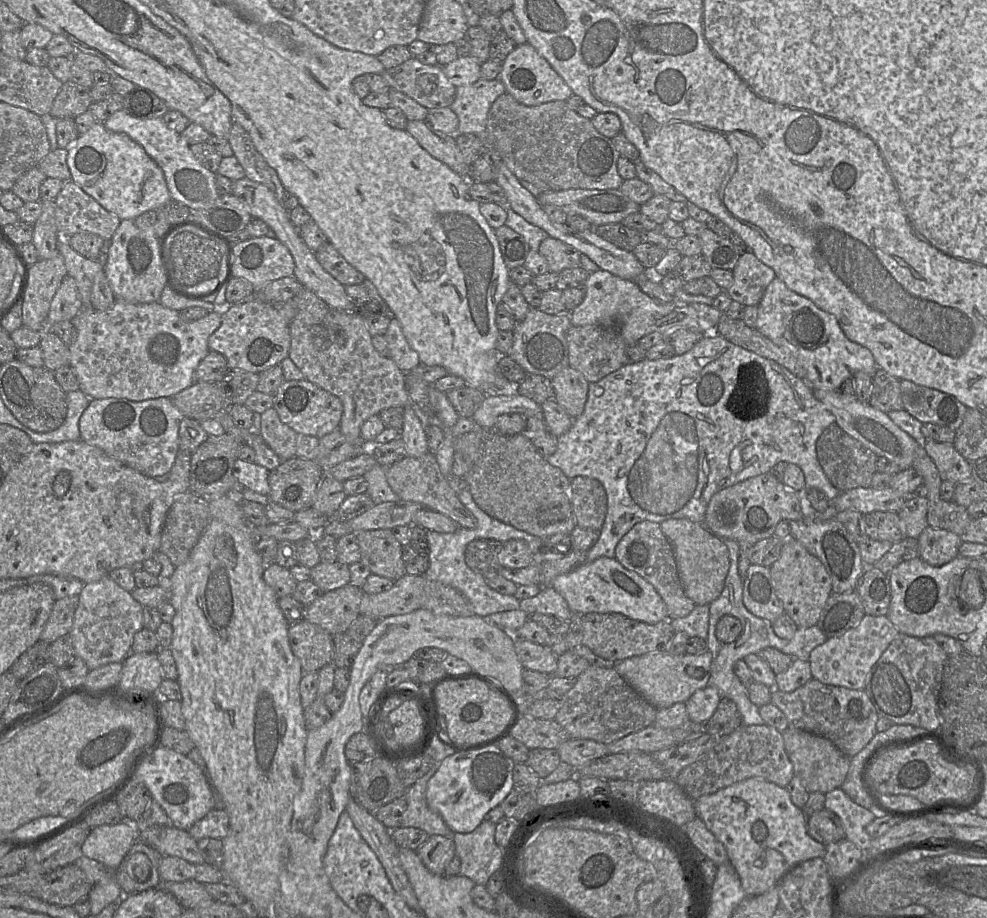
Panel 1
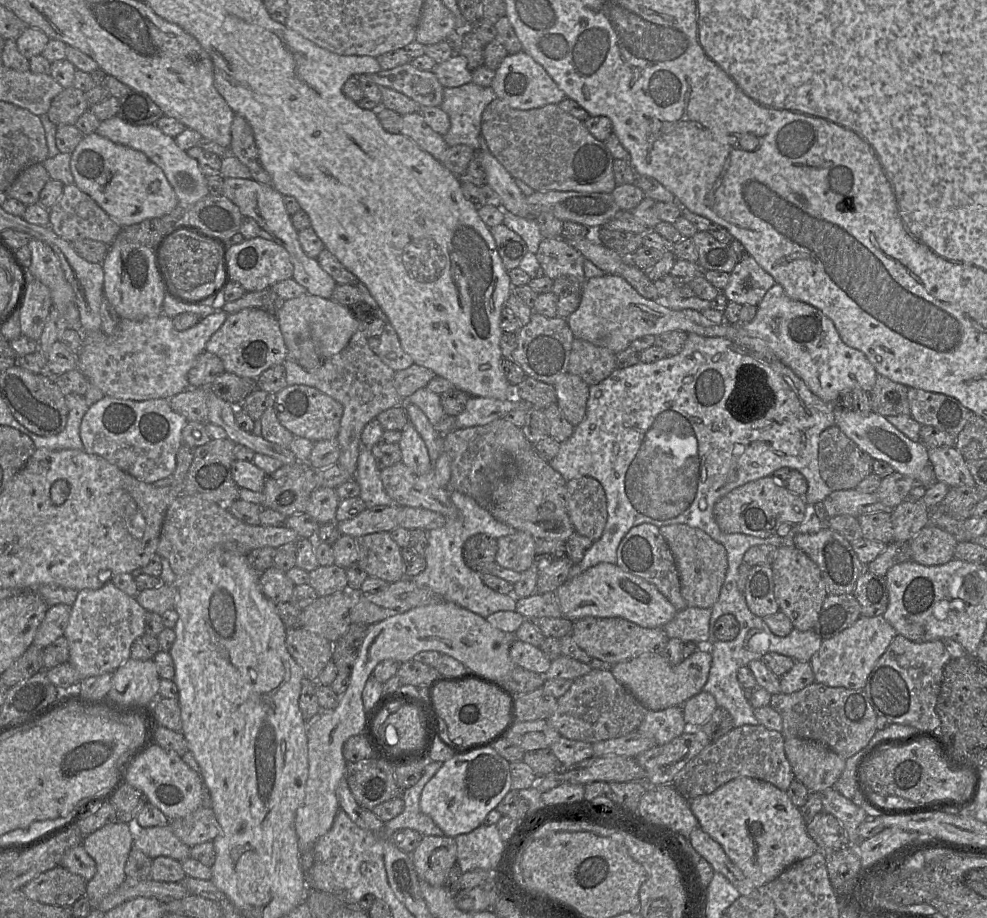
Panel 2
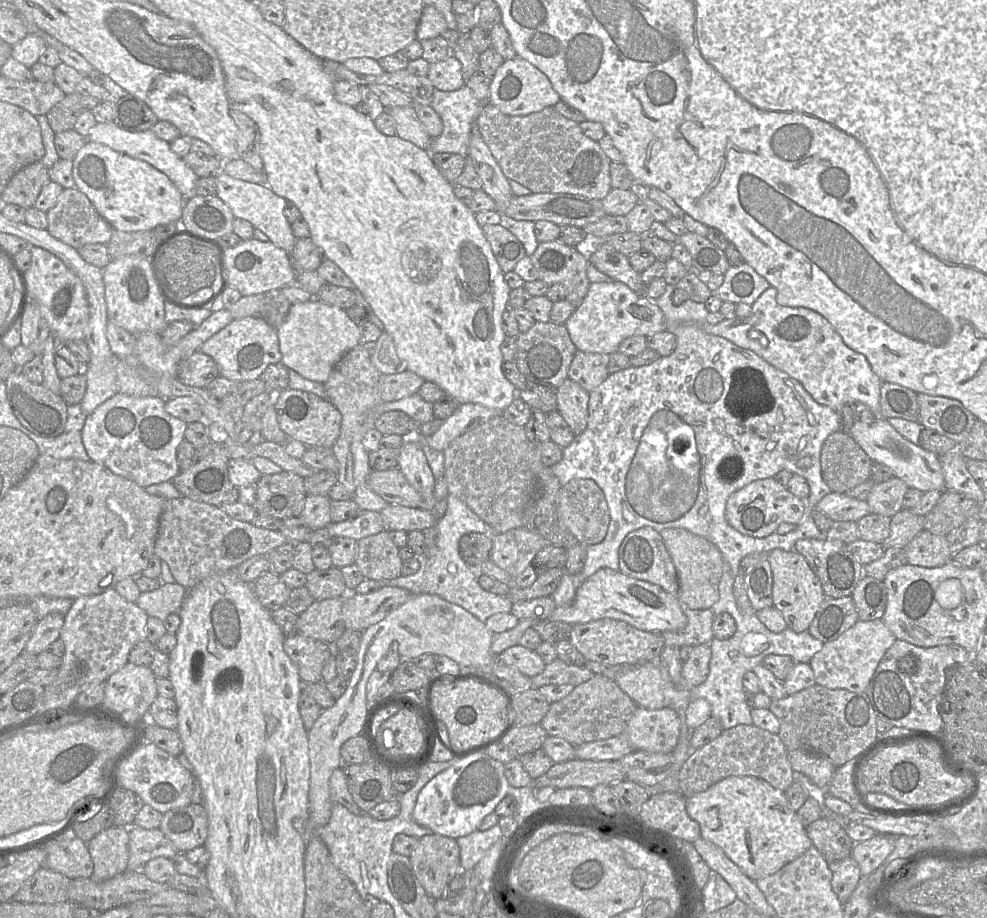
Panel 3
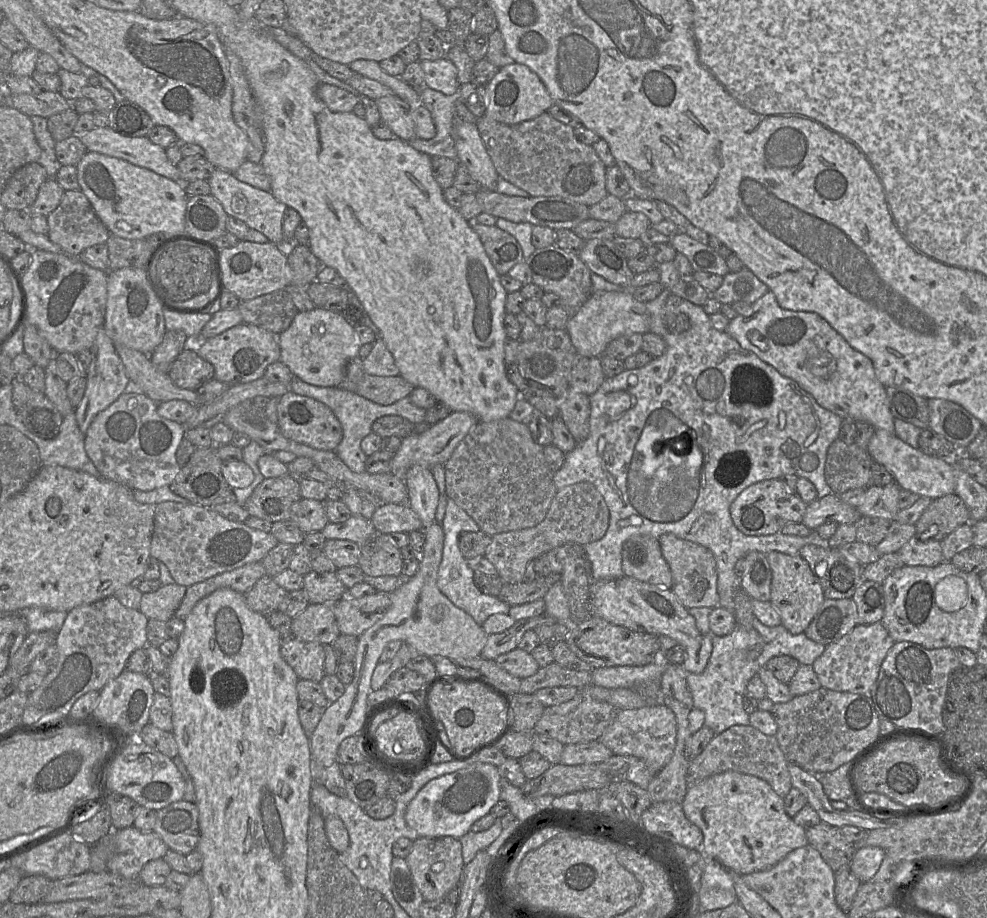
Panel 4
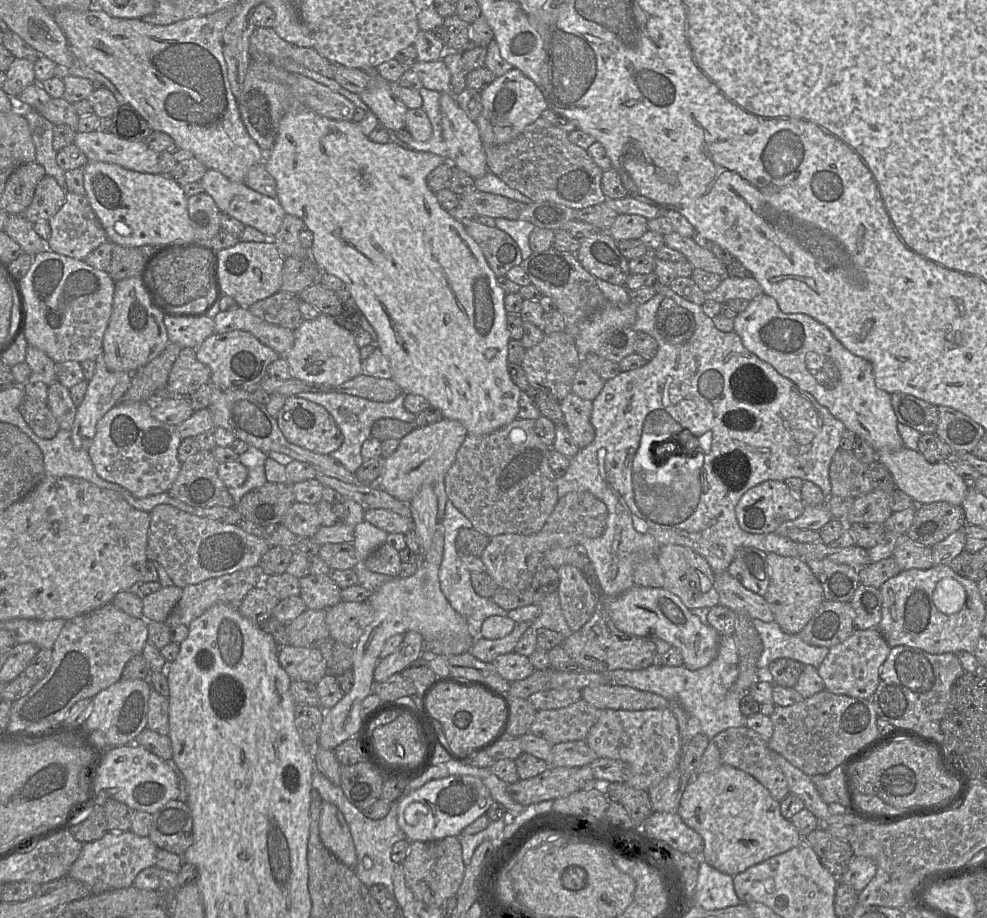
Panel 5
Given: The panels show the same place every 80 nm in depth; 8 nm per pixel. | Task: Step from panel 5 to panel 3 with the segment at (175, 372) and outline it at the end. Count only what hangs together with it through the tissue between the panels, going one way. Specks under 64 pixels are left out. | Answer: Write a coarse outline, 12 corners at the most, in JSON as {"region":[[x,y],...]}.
{"region":[[199,351],[182,360],[182,384],[206,388],[218,376],[213,358]]}

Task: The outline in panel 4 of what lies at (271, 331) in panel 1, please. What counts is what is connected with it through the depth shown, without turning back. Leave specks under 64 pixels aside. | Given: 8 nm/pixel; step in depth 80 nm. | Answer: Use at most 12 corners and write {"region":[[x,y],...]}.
{"region":[[242,323],[196,346],[214,379],[245,384],[280,361],[277,335]]}

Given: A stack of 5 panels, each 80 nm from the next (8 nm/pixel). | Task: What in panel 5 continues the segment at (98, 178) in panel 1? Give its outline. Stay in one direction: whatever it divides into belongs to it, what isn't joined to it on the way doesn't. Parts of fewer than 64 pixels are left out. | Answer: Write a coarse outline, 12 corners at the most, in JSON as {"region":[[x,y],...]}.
{"region":[[89,161],[85,195],[108,240],[195,239],[169,175]]}

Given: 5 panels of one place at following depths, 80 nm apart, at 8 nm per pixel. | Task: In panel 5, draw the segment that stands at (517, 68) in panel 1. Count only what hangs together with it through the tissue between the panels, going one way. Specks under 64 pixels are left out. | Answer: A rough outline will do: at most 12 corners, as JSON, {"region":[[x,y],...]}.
{"region":[[514,67],[484,88],[485,147],[513,141],[548,108]]}

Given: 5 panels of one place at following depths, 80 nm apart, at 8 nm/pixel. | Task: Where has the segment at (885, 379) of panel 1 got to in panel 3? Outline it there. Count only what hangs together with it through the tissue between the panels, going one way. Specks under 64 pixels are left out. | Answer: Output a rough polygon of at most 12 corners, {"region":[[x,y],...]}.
{"region":[[883,382],[883,418],[919,422],[917,393]]}

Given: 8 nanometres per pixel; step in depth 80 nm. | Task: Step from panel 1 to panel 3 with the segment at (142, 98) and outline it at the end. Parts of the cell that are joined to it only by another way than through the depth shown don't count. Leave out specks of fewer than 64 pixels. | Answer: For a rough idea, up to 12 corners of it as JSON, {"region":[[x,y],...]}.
{"region":[[132,94],[114,104],[113,122],[125,131],[146,131],[158,121]]}

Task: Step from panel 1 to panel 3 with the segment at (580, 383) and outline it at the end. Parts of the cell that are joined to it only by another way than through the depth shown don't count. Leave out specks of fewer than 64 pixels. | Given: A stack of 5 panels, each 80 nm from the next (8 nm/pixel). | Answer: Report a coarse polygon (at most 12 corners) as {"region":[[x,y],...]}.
{"region":[[567,378],[557,411],[575,436],[588,421],[589,392]]}

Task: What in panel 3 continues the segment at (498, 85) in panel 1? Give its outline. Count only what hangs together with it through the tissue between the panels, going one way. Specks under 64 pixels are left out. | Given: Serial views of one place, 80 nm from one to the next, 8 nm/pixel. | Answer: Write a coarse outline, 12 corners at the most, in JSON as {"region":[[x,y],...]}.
{"region":[[464,85],[435,88],[443,122],[429,153],[468,156],[474,124],[489,101]]}

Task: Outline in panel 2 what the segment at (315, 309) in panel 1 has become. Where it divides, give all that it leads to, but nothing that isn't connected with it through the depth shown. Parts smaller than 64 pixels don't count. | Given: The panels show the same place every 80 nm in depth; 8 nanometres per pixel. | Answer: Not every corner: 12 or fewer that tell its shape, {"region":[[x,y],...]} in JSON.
{"region":[[359,328],[315,388],[343,405],[338,464],[354,479],[365,426],[403,399]]}

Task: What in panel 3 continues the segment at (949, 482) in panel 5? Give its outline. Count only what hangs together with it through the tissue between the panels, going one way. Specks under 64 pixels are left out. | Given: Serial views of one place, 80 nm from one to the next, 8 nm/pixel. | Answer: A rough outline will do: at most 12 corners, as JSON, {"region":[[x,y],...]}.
{"region":[[887,419],[850,436],[873,462],[923,493],[945,490],[938,455]]}

